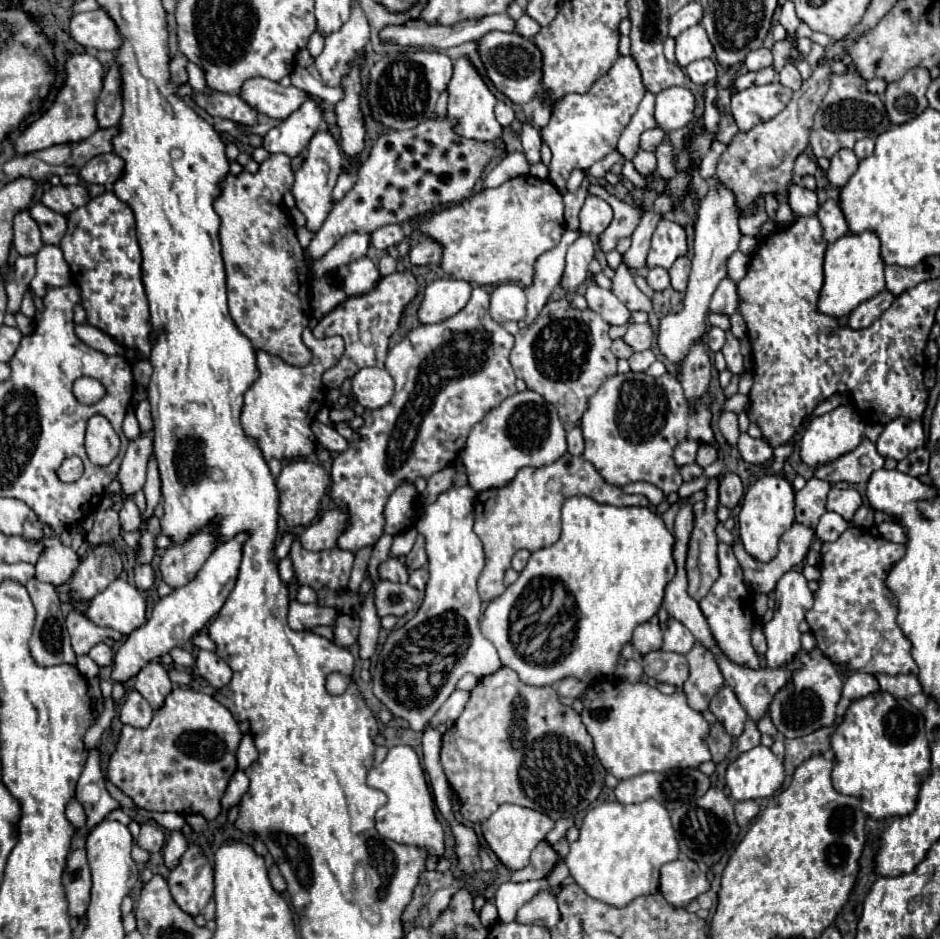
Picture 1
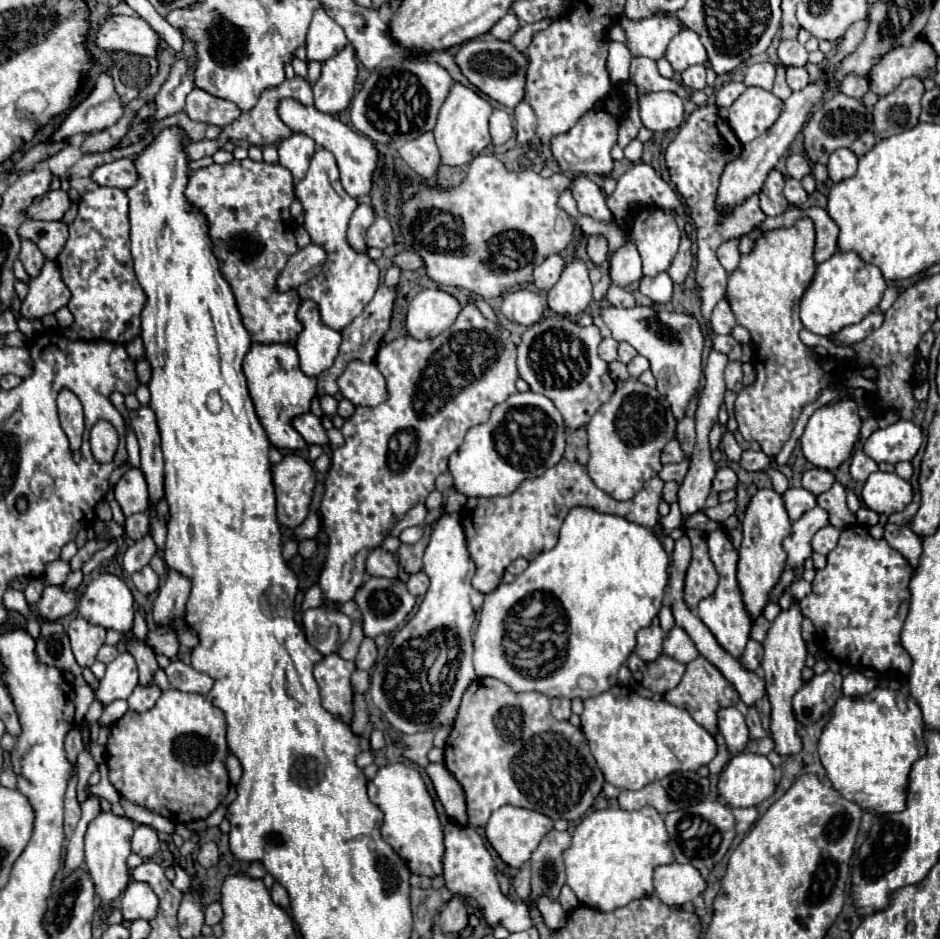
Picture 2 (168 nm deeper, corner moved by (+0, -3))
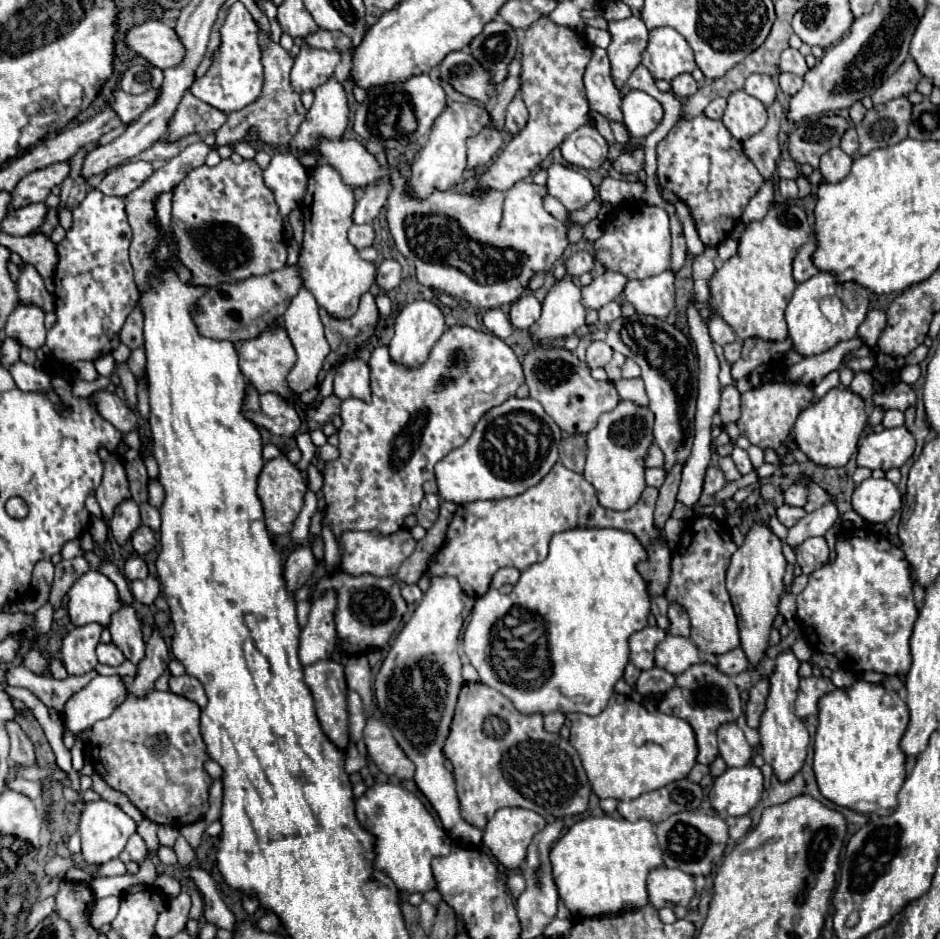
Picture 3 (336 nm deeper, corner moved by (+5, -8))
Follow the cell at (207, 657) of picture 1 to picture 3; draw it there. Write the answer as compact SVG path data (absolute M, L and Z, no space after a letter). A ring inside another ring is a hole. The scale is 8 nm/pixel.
M186 673L180 675L180 677L174 677L174 675L170 677L170 691L198 703L200 707L206 705L206 693L204 693L202 683L198 679L186 675Z

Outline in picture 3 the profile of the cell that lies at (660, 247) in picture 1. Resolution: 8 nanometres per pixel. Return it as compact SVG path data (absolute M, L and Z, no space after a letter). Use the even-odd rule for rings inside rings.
M632 201L620 205L614 219L606 223L604 235L594 243L596 259L608 267L622 271L628 279L646 279L660 275L670 267L670 229L668 213L660 207L646 205L644 201Z

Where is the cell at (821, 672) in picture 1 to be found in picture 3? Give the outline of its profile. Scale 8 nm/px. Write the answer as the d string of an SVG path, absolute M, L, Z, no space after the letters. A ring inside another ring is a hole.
M816 677L800 681L800 691L796 699L796 717L806 719L808 715L818 715L818 701L824 693L818 689L816 683L818 683Z

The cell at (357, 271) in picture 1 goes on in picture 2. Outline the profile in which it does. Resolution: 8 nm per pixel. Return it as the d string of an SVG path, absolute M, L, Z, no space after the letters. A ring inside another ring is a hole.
M317 146L307 176L295 186L295 196L301 200L305 210L305 230L311 236L311 242L321 246L327 252L325 270L311 278L307 284L299 286L297 294L301 298L311 298L319 304L321 318L327 326L333 330L343 330L361 310L367 306L367 302L373 298L377 286L379 286L379 268L377 264L365 254L357 252L347 242L347 226L353 210L357 208L357 200L351 198L341 182L339 182L339 170L335 164L335 156Z

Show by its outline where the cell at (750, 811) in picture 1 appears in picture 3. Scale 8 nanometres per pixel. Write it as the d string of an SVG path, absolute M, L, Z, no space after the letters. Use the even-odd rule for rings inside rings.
M742 815L742 817L726 817L726 823L730 827L730 837L732 839L742 839L748 833L748 829L750 829L752 819L748 815Z

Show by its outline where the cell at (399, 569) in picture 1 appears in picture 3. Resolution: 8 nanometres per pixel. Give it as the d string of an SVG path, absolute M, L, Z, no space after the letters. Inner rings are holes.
M400 529L388 537L376 535L376 531L348 531L340 537L342 543L342 569L350 575L376 575L376 577L392 577L396 575L400 563L414 551L416 541L408 529Z

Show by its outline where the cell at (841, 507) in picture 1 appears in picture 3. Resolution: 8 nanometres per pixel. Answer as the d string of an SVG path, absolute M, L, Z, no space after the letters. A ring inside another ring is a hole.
M802 479L808 487L810 487L810 495L808 495L808 503L804 505L804 509L810 513L810 511L814 511L814 509L818 509L818 507L822 507L822 505L826 505L826 503L830 503L830 501L834 501L834 497L826 491L826 489L822 489L822 487L818 487L816 483L812 483L810 479Z

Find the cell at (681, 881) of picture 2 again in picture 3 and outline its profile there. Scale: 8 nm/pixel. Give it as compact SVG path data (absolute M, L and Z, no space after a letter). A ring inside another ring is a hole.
M658 867L648 875L648 897L656 909L662 909L666 905L688 905L694 897L694 879L692 879L692 875L688 875L680 869Z

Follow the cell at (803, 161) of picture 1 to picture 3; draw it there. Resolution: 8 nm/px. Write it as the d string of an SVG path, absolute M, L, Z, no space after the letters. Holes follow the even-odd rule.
M780 159L776 171L778 171L780 179L796 179L800 175L798 173L798 165L792 159Z

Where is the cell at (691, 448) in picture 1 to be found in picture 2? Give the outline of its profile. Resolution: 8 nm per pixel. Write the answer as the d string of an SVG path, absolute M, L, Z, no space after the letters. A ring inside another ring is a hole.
M673 438L667 442L667 446L663 448L661 452L661 462L663 464L671 464L671 462L681 462L685 456L683 456L683 450L679 446L679 442Z

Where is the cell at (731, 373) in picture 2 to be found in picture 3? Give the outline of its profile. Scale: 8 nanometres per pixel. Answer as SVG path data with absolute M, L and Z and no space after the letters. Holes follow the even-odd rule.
M728 385L722 389L722 401L718 413L722 417L722 425L736 421L740 417L740 393L736 385Z

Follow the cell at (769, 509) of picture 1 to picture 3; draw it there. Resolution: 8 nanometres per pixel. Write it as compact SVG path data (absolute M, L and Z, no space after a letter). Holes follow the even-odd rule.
M758 521L750 527L744 537L742 547L732 555L732 563L726 575L726 589L730 593L734 611L738 615L740 627L740 645L748 655L750 665L758 665L766 647L768 647L768 631L772 627L772 619L778 613L780 595L784 593L782 577L786 571L786 559L782 555L782 541L774 535L768 523Z

